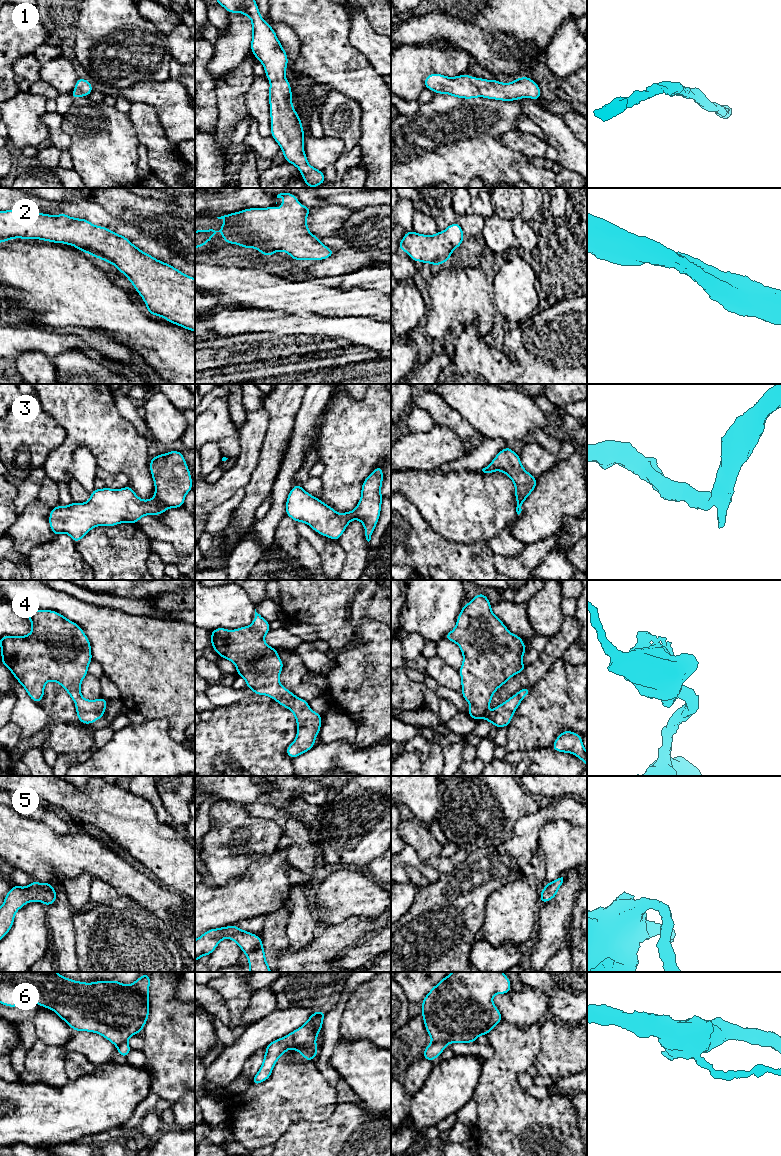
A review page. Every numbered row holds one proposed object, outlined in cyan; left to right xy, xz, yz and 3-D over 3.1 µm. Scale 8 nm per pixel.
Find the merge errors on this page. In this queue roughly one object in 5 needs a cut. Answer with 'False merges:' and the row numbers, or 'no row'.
False merges: 6

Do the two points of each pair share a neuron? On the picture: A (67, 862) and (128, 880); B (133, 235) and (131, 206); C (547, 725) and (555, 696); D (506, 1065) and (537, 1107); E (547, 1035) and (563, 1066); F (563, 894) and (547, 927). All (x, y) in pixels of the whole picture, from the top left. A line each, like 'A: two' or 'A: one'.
A: one
B: two
C: one
D: one
E: one
F: one

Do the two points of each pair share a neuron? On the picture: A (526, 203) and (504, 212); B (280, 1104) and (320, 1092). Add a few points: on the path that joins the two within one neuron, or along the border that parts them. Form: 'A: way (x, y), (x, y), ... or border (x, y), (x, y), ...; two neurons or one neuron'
A: way (521, 203), (513, 203), (509, 207); one neuron
B: way (290, 1094), (310, 1093); one neuron

